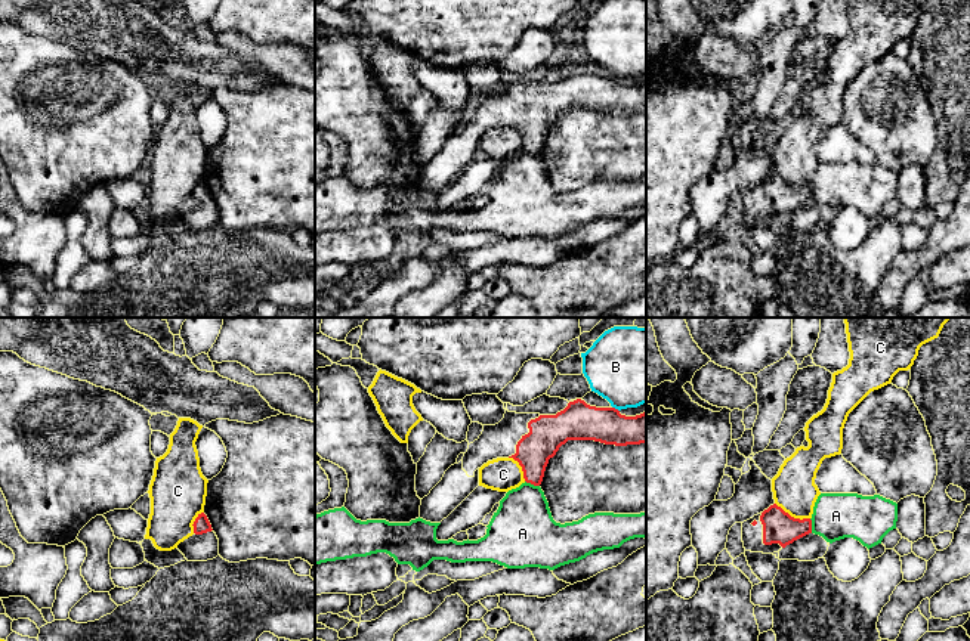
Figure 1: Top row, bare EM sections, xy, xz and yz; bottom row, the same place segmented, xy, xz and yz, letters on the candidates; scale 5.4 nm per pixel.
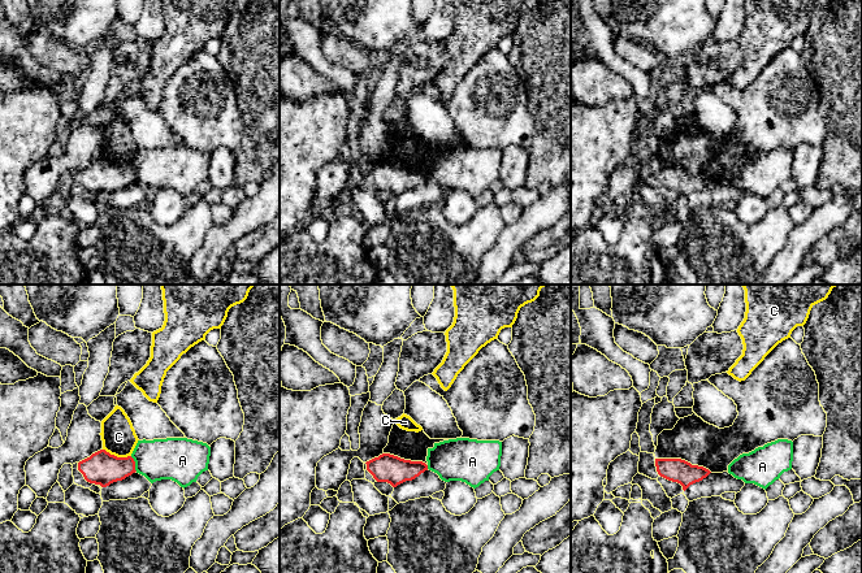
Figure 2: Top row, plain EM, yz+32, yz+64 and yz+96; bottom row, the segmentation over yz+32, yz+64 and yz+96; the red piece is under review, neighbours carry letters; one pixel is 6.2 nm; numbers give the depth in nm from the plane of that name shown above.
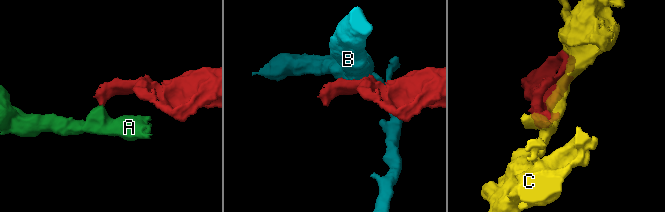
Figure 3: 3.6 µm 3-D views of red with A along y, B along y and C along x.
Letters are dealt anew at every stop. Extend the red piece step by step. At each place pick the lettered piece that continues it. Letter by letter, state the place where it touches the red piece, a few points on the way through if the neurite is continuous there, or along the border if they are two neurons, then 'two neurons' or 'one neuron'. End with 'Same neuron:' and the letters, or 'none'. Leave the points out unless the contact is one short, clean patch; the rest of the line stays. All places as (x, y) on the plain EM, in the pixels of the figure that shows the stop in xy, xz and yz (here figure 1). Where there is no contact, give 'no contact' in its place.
A: meets red in xz at (533, 152); border along xz (525, 149), (538, 155); two neurons
B: meets red in xz at (614, 77); border along xz (612, 76), (618, 80); two neurons
C: meets red in yz at (793, 186); two neurons
Same neuron: none

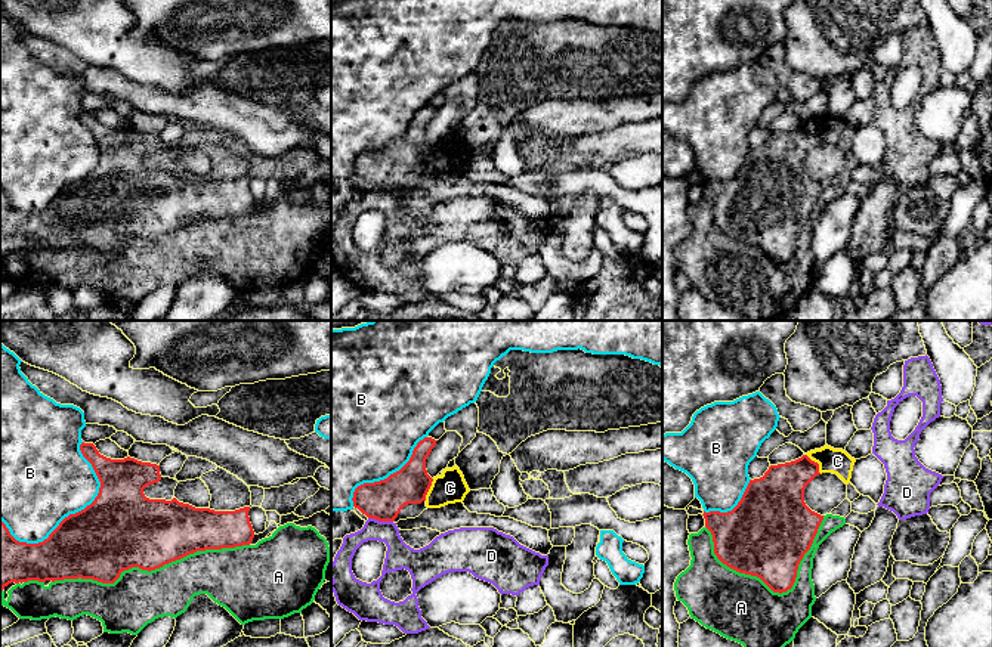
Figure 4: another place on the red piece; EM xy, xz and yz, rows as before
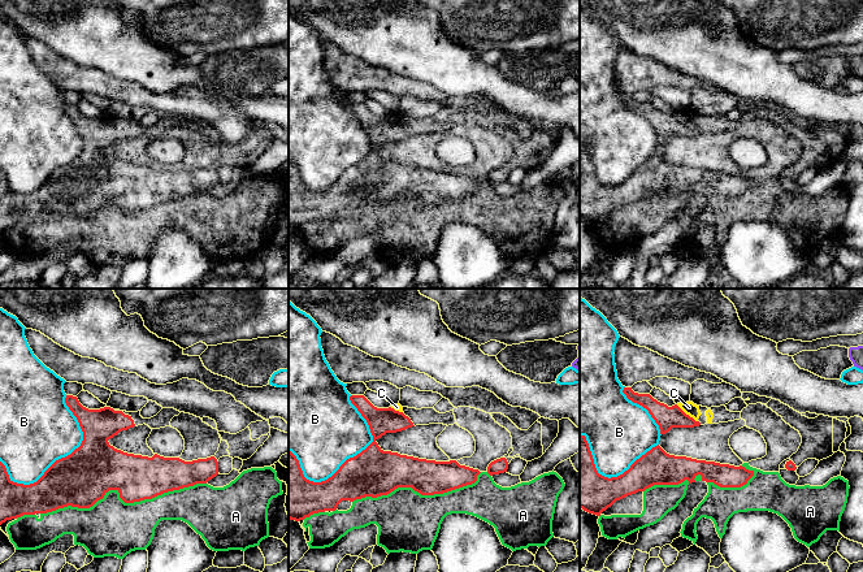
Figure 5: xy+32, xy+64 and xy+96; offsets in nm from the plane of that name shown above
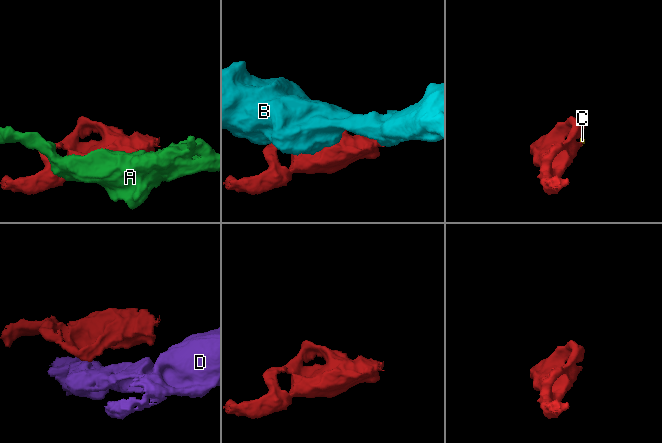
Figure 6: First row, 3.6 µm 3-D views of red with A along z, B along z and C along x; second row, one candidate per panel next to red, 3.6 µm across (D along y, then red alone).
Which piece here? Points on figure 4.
A: meets red in xy at (150, 240); two neurons
B: meets red in xy at (85, 177); two neurons
C: meets red in yz at (816, 132); one neuron
D: meets red in xz at (380, 189); two neurons
Same neuron: C

